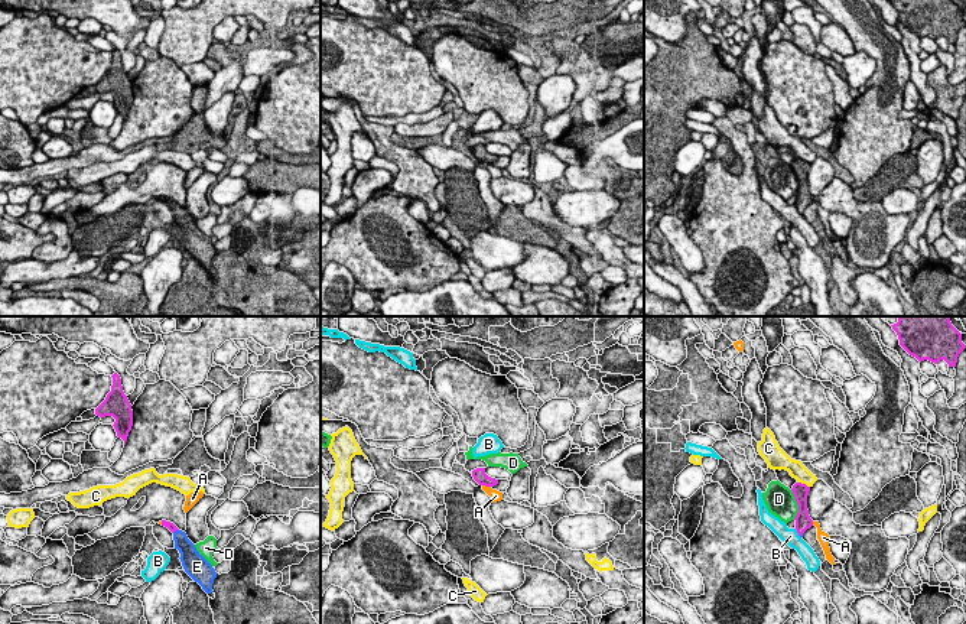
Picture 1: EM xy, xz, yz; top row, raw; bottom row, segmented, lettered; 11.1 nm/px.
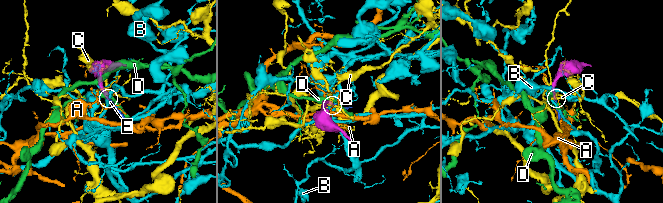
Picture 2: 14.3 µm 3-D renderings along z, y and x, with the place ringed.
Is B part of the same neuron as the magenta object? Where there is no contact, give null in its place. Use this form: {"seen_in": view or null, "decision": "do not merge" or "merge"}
{"seen_in": "yz", "decision": "do not merge"}

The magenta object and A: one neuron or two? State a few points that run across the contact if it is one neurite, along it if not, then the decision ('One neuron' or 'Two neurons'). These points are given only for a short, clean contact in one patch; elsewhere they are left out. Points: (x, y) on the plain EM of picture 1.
Line: xz (482, 161), (490, 163). Two neurons

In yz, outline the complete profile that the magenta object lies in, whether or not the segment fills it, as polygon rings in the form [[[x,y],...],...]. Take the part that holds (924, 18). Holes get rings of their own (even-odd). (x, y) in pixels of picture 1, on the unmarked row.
[[[894,0],[900,22],[920,39],[937,40],[944,36],[956,43],[959,30],[966,25],[962,10],[952,0]]]

